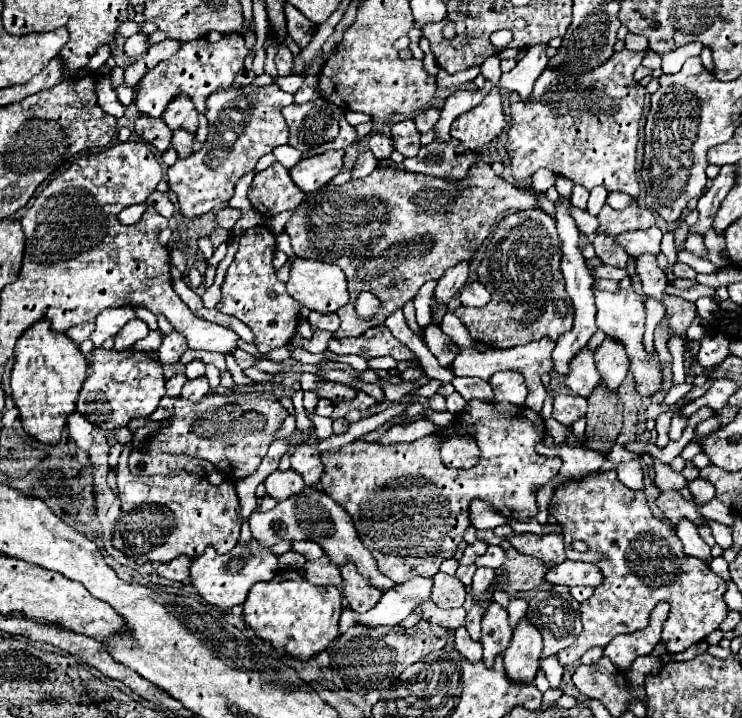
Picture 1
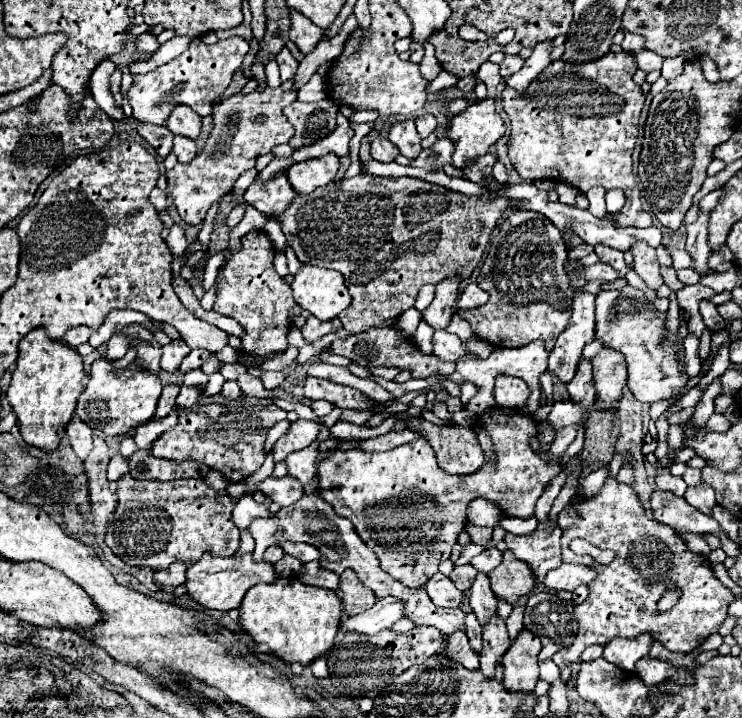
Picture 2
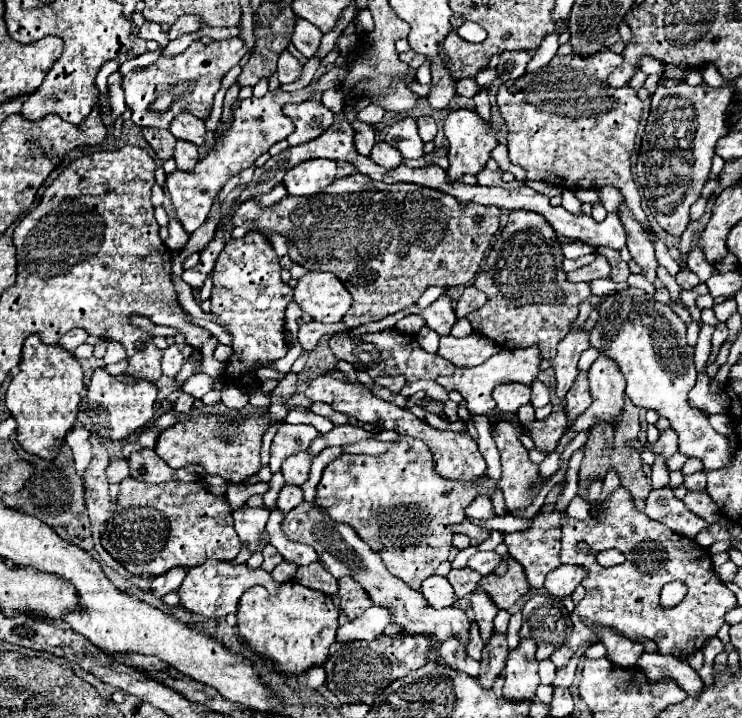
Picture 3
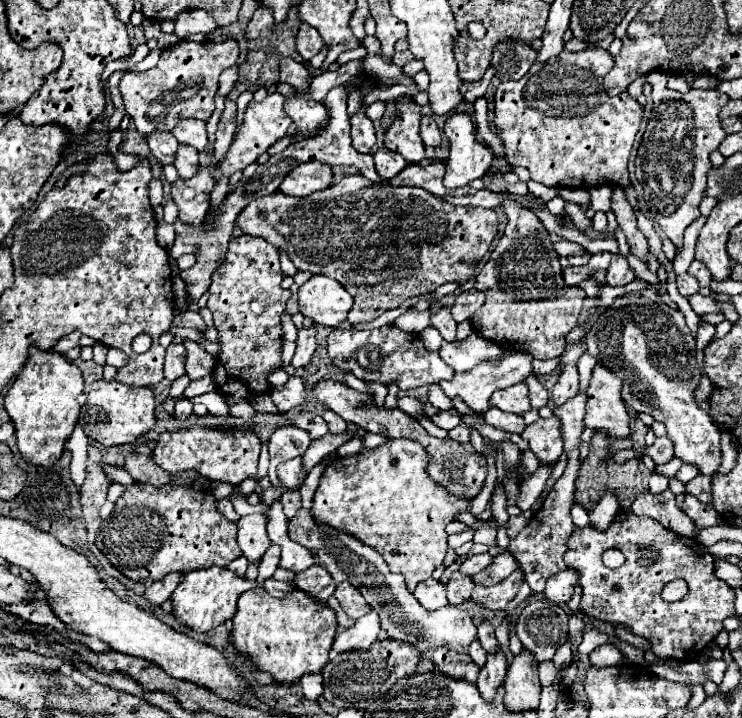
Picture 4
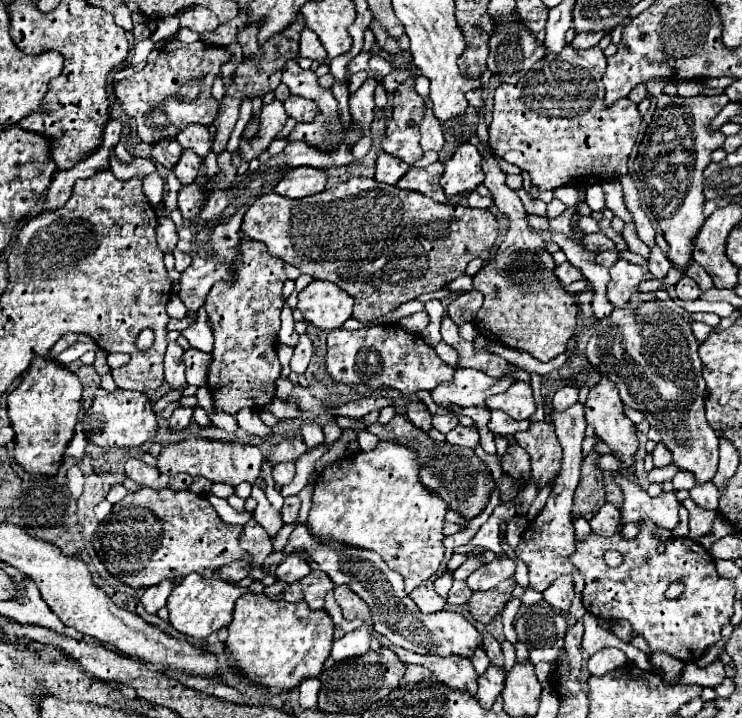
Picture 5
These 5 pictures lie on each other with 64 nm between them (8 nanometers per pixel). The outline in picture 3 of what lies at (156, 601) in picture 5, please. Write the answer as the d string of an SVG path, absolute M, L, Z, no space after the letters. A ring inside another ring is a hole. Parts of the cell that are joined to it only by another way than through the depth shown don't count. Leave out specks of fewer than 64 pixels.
M172 568L170 572L166 572L166 574L160 574L160 576L154 576L152 578L152 592L156 594L156 596L166 596L168 592L172 592L172 590L178 590L180 588L180 584L182 584L182 580L184 580L184 568Z

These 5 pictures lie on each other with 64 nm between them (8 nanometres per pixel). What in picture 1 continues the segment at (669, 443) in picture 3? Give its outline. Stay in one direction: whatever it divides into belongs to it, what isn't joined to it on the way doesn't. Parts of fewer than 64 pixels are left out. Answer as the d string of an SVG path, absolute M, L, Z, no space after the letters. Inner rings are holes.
M674 412L672 422L670 422L670 440L678 440L684 432L686 424L688 424L688 416L684 416L682 412Z

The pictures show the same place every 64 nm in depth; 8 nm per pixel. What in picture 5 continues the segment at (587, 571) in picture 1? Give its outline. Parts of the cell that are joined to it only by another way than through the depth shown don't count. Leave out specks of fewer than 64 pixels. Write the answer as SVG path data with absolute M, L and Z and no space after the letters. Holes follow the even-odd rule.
M570 574L560 576L560 580L554 580L552 586L544 590L544 600L558 610L568 610L572 598L574 598L574 580Z

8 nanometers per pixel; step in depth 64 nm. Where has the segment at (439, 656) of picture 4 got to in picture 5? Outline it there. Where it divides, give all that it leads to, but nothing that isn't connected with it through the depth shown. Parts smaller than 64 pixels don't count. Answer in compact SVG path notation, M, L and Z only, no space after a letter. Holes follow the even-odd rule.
M374 632L374 636L380 638L382 646L392 648L402 660L412 664L422 664L436 676L438 682L448 684L450 688L464 688L468 692L476 692L476 670L472 668L470 658L464 656L440 656L440 654L412 654L408 650L402 650L394 644L390 644L386 638Z

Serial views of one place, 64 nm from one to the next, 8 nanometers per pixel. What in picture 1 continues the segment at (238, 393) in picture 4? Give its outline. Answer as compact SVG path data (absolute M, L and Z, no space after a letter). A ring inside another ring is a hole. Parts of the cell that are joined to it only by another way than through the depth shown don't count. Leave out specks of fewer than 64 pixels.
M254 226L240 236L238 252L232 264L228 266L222 284L222 298L216 304L216 310L232 314L252 328L254 344L258 346L260 352L270 352L278 346L286 346L300 324L300 310L302 310L300 302L296 302L290 294L286 294L274 276L272 258L276 252L276 236L272 234L274 232L270 232L268 226ZM270 290L276 290L274 298L268 296Z

